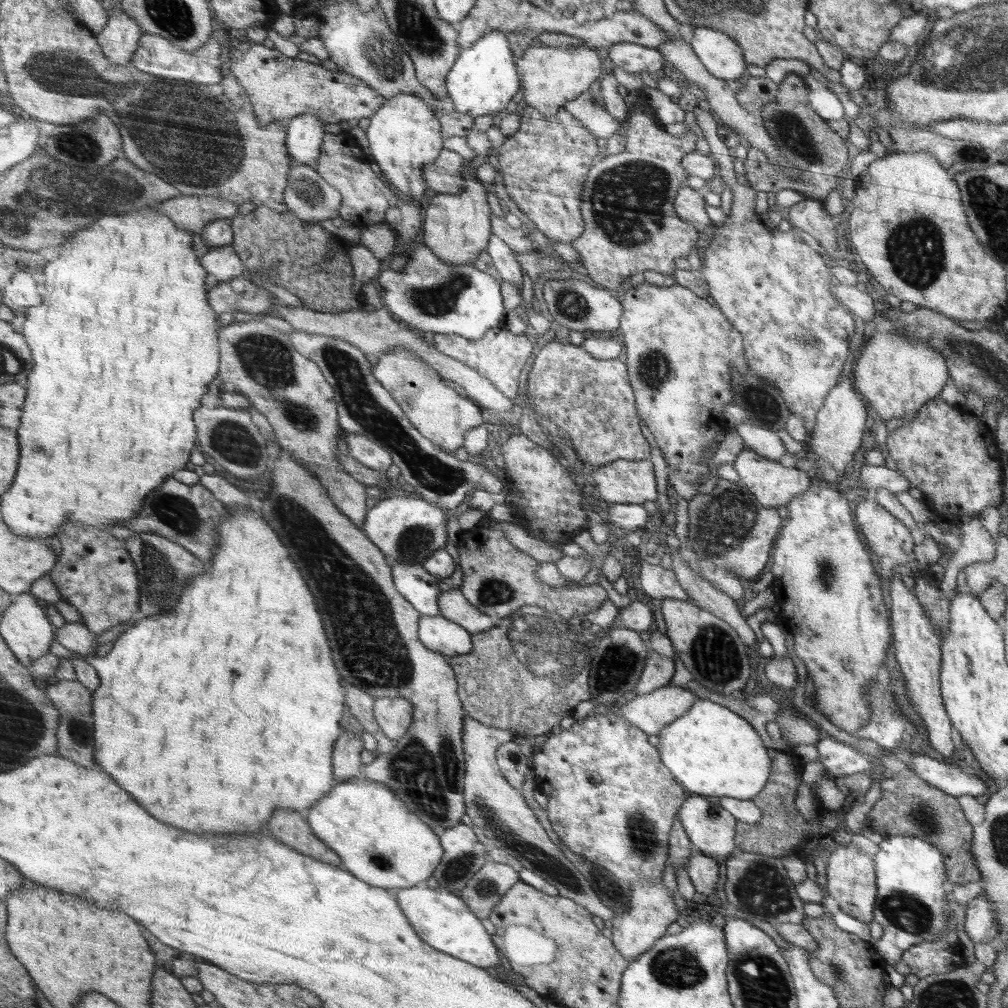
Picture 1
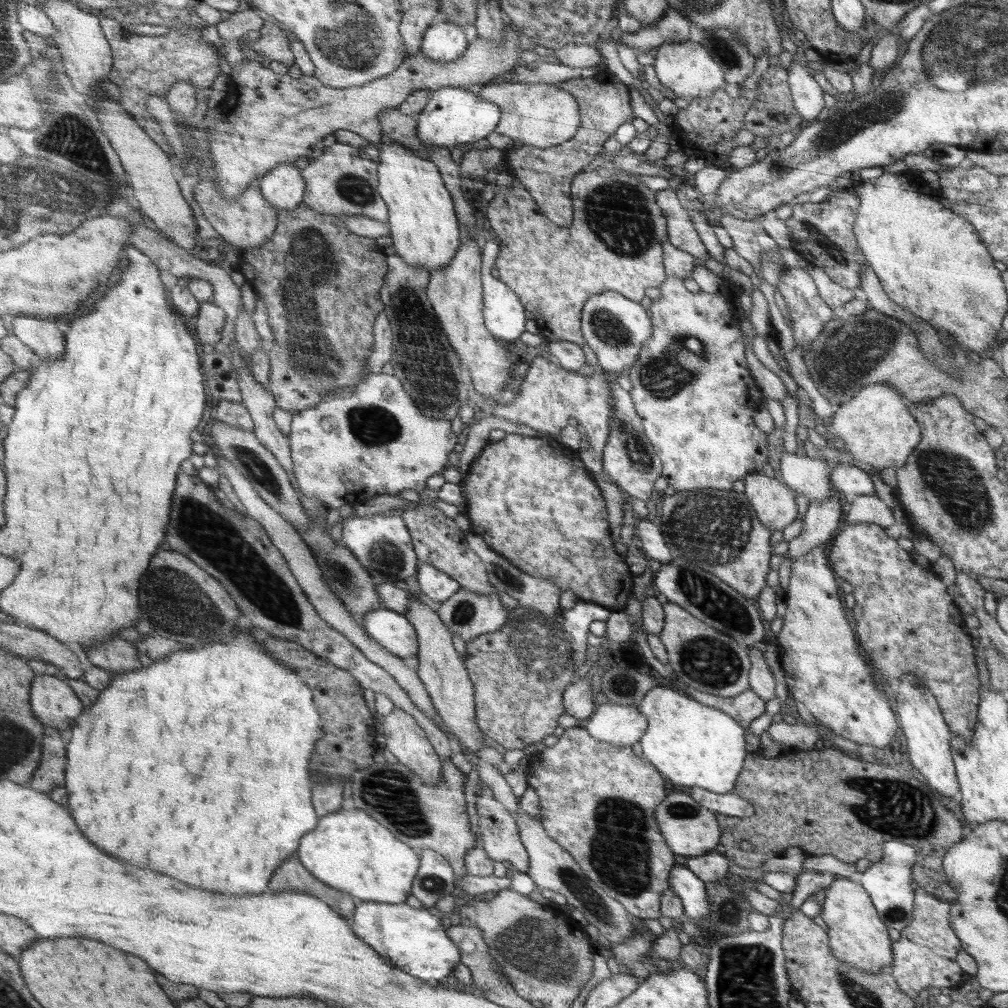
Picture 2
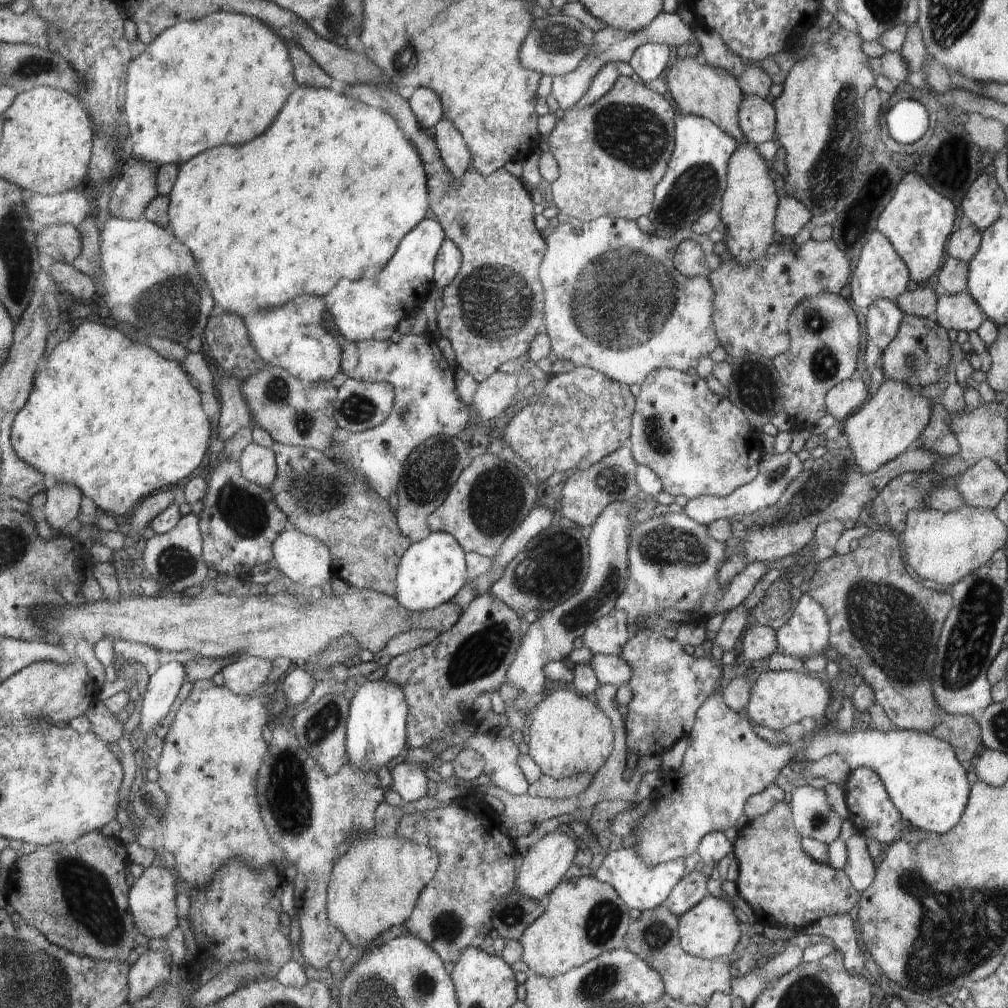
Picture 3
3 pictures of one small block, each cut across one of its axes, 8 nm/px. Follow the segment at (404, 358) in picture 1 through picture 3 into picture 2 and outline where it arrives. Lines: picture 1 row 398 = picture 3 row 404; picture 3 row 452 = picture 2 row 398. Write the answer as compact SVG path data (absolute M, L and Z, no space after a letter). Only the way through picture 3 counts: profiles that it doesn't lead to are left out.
M388 369L368 374L349 395L326 398L313 408L294 413L289 440L301 493L344 511L374 496L396 495L406 488L424 494L426 480L448 466L448 454L456 446L450 422L422 415Z

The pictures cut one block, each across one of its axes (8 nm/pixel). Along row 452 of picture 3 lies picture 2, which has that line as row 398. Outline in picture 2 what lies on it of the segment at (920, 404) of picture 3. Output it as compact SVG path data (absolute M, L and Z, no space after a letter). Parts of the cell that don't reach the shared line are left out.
M870 384L854 394L853 400L842 405L832 416L836 439L852 459L868 464L881 472L904 466L916 446L921 443L921 426L911 414L910 404L892 384Z

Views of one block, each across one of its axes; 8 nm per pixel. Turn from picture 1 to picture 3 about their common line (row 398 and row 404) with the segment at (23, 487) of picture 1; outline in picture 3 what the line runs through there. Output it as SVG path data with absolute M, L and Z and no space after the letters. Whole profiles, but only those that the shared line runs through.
M88 320L77 323L73 335L55 348L49 358L48 367L38 375L35 381L35 388L28 405L16 418L12 440L20 458L44 475L52 474L60 482L70 482L82 488L84 495L93 499L105 512L126 517L132 515L150 495L166 490L170 486L176 487L184 478L190 478L204 464L210 450L210 442L212 442L212 422L204 412L202 392L186 368L173 359L164 358L152 346L144 346L130 340L118 328L110 328L110 326L88 322Z

